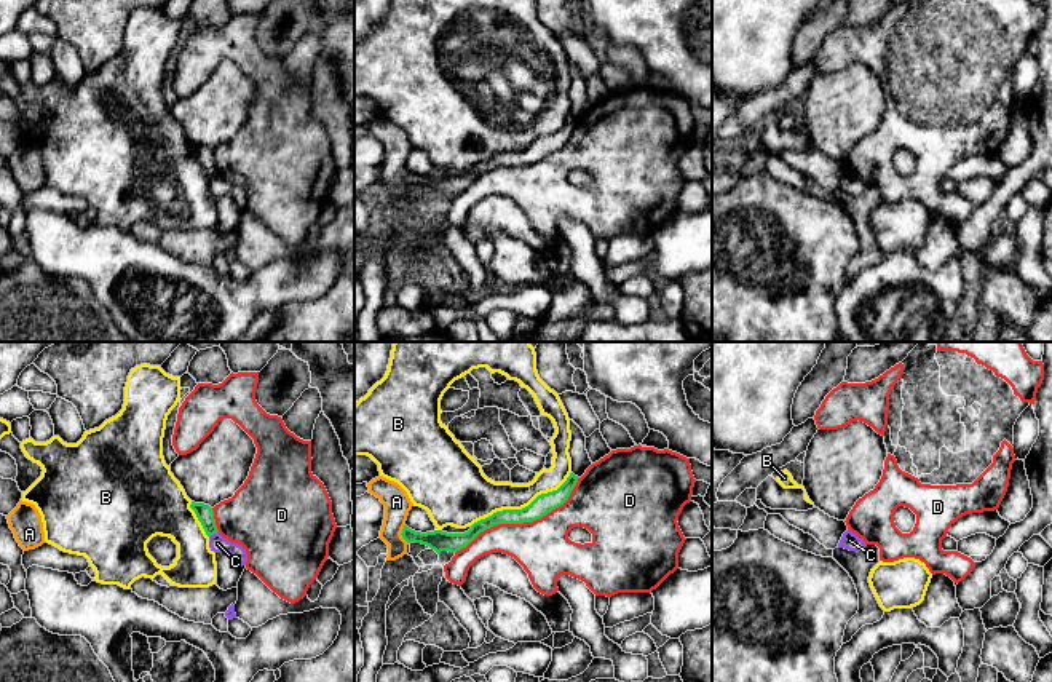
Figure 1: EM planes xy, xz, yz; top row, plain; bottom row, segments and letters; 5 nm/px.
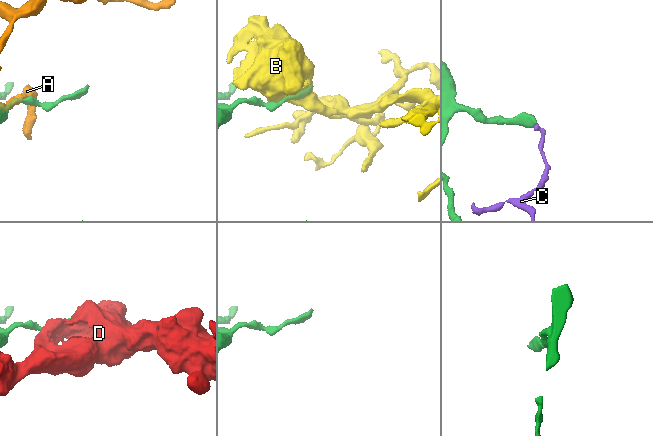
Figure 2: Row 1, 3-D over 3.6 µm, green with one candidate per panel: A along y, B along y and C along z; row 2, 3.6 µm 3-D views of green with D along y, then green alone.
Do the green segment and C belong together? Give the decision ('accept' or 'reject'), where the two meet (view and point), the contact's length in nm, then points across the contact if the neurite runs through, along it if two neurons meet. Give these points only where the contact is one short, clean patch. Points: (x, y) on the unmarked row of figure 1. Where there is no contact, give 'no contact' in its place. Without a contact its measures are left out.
reject; contact xy (213, 176); length 60 nm; border xy (217, 173), (209, 179)

